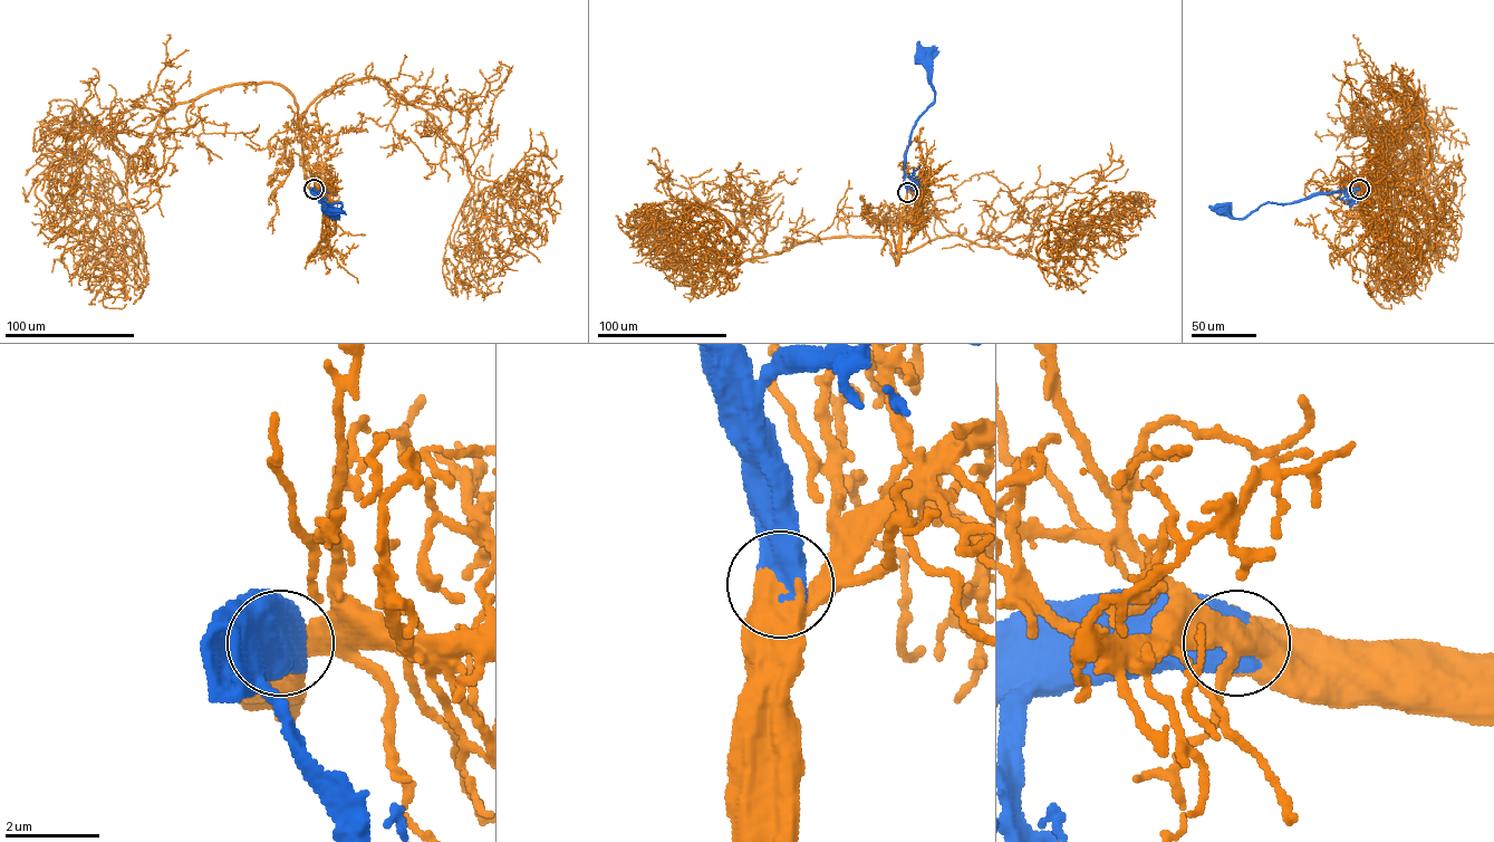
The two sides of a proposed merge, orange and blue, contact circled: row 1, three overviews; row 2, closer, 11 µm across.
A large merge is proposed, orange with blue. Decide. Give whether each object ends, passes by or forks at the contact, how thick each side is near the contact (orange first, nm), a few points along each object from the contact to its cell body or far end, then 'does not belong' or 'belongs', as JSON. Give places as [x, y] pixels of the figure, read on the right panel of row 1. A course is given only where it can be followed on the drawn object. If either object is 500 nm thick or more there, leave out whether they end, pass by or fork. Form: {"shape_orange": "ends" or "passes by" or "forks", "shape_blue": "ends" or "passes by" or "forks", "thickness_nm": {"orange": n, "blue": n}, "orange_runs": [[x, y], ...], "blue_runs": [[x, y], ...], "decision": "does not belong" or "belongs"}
{"thickness_nm": {"orange": 550, "blue": 850}, "orange_runs": [[1359, 189], [1432, 165], [1404, 83], [1432, 145], [1428, 228], [1404, 283], [1376, 276], [1374, 299], [1390, 304]], "blue_runs": [[1359, 189], [1317, 194], [1284, 204], [1264, 203], [1243, 218], [1232, 218], [1223, 210]], "decision": "belongs"}

